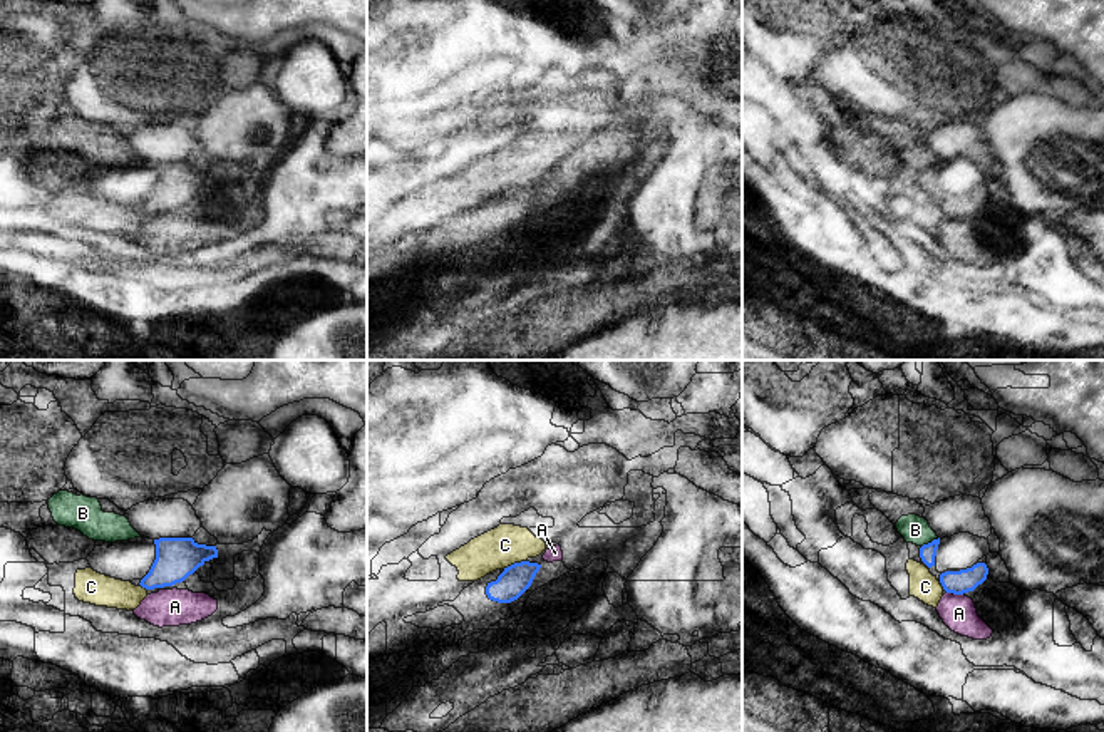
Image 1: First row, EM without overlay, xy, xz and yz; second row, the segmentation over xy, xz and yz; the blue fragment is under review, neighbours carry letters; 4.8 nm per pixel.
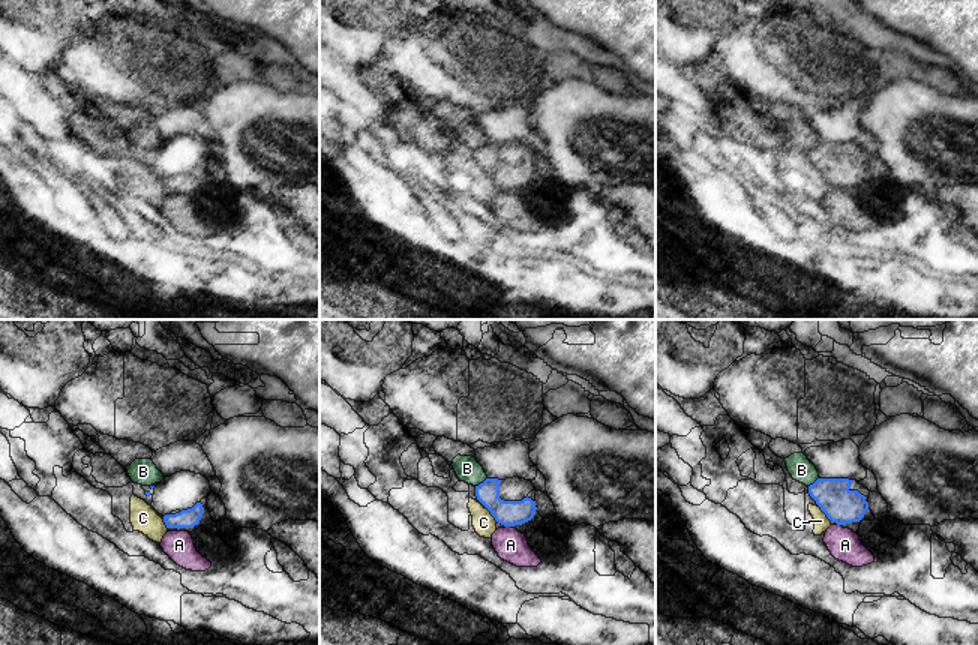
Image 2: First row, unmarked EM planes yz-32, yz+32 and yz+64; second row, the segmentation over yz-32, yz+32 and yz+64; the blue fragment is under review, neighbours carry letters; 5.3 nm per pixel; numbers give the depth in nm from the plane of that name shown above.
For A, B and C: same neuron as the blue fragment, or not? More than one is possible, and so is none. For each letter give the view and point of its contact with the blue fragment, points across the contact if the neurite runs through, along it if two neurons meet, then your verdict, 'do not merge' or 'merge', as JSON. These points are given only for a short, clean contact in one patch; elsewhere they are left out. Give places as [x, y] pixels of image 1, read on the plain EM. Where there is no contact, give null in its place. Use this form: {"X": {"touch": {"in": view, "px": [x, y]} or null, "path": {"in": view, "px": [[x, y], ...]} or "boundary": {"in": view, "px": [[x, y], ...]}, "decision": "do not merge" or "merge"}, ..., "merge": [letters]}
{"A": {"touch": {"in": "yz", "px": [955, 218]}, "boundary": {"in": "yz", "px": [[947, 216], [962, 220]]}, "decision": "do not merge"}, "B": {"touch": {"in": "yz", "px": [932, 166]}, "boundary": {"in": "yz", "px": [[938, 163], [922, 171]]}, "decision": "do not merge"}, "C": {"touch": {"in": "xz", "px": [515, 188]}, "boundary": {"in": "xz", "px": [[525, 185], [503, 193]]}, "decision": "do not merge"}, "merge": []}

